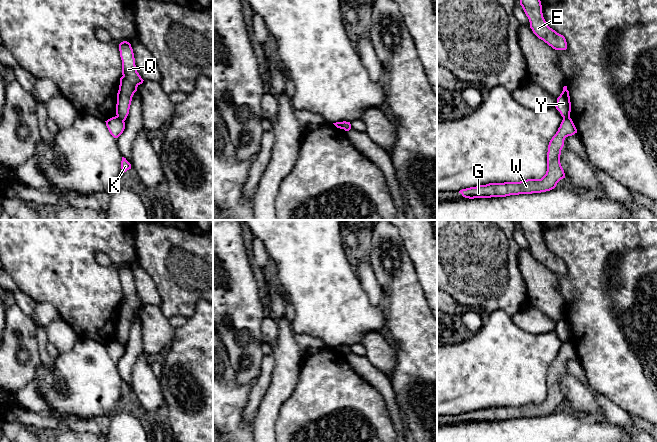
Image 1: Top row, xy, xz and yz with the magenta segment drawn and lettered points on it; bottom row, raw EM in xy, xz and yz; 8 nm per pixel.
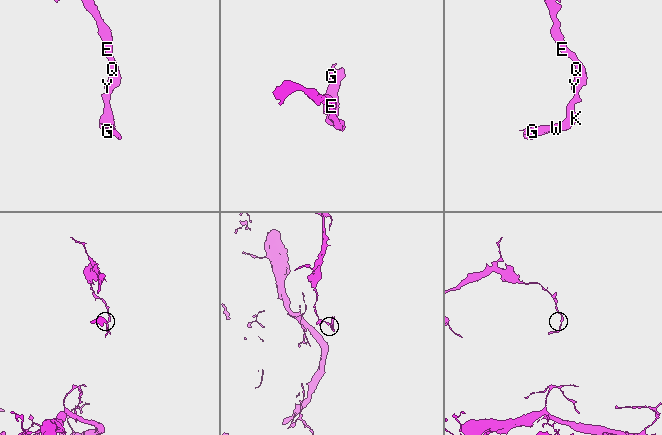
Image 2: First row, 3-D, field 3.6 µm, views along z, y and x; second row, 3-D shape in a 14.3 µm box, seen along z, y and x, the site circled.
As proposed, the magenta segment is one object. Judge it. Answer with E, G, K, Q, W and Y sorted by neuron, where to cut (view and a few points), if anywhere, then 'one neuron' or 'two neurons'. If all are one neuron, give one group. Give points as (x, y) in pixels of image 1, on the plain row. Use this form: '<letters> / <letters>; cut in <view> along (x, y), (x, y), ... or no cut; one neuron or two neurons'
E Q Y / G K W; cut in xy along (116, 340), (123, 345); two neurons

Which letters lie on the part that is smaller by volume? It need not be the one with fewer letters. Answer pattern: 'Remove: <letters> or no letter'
Remove: G, K, W

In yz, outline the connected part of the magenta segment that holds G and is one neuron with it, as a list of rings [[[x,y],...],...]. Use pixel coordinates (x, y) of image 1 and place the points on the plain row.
[[[570,341],[563,342],[556,358],[548,369],[547,395],[541,403],[527,403],[520,406],[489,407],[462,413],[459,417],[463,421],[491,422],[506,421],[510,419],[541,417],[554,413],[557,407],[565,402],[564,394],[560,387],[561,374],[564,364],[577,357],[577,353]]]

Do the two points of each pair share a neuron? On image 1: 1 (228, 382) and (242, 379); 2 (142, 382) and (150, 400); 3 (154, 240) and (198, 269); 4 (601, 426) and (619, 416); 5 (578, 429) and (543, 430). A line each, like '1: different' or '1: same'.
1: different
2: same
3: same
4: different
5: same

